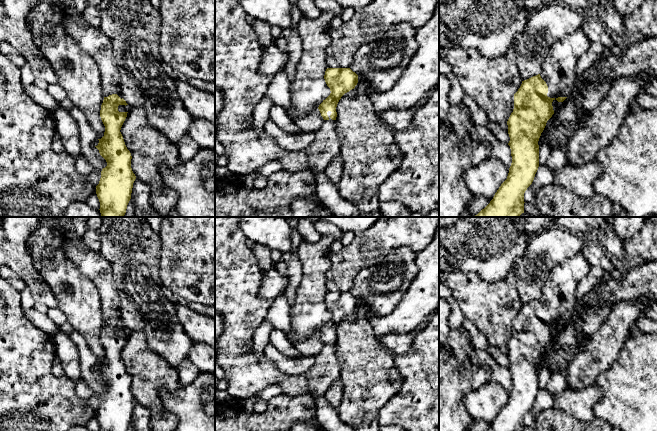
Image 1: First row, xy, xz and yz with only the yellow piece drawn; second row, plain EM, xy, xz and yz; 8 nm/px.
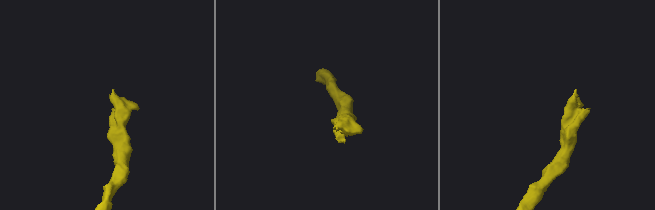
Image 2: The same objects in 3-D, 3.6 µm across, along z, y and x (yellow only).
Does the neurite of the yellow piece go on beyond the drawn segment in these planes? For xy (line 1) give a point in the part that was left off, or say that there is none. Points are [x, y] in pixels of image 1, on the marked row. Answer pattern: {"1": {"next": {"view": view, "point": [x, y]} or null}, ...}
{"1": {"next": null}}

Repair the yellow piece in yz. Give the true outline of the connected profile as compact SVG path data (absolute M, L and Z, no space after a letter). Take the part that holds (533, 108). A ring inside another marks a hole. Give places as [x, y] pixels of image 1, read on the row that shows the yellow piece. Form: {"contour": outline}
{"contour": "M581 29L564 36L551 46L548 55L543 59L541 73L522 81L520 88L514 94L514 109L507 121L510 137L508 145L510 146L512 156L507 179L501 184L490 203L473 217L520 217L524 213L524 193L532 184L539 167L538 141L547 121L554 114L552 102L555 99L558 102L563 102L571 95L577 83L576 66L578 60L589 50L590 44L589 38Z"}

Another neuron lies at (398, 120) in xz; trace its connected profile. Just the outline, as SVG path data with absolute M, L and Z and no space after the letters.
M392 109L383 114L382 118L386 125L397 133L409 126L413 118L413 114L414 112L411 109Z

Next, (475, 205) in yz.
M474 197L469 200L467 207L472 216L477 215L482 209L484 209L489 203L490 199L483 197Z

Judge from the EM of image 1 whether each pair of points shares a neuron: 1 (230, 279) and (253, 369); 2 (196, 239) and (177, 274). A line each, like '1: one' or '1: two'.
1: one
2: one

